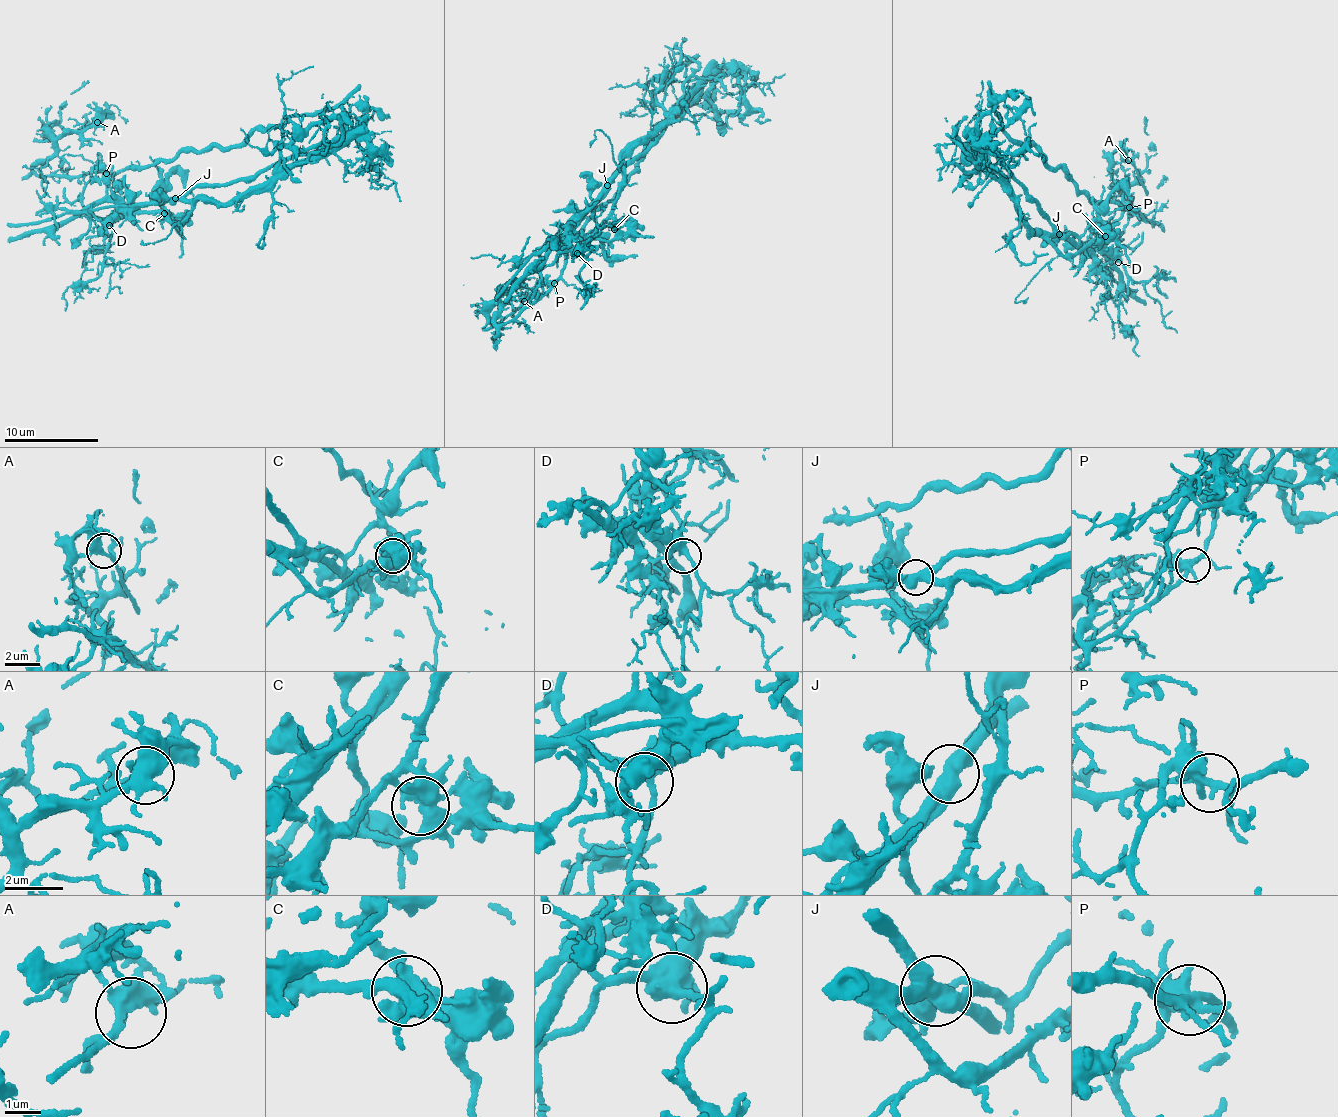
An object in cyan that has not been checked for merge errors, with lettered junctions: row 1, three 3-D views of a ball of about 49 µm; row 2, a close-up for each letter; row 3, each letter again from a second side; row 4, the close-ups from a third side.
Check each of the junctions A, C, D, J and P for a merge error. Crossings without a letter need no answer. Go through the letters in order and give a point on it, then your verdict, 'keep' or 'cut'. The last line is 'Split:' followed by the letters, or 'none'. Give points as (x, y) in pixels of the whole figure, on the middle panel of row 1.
A: (524, 301) | keep
C: (614, 229) | cut
D: (577, 253) | keep
J: (607, 185) | cut
P: (554, 283) | cut
Split: C, J, P

